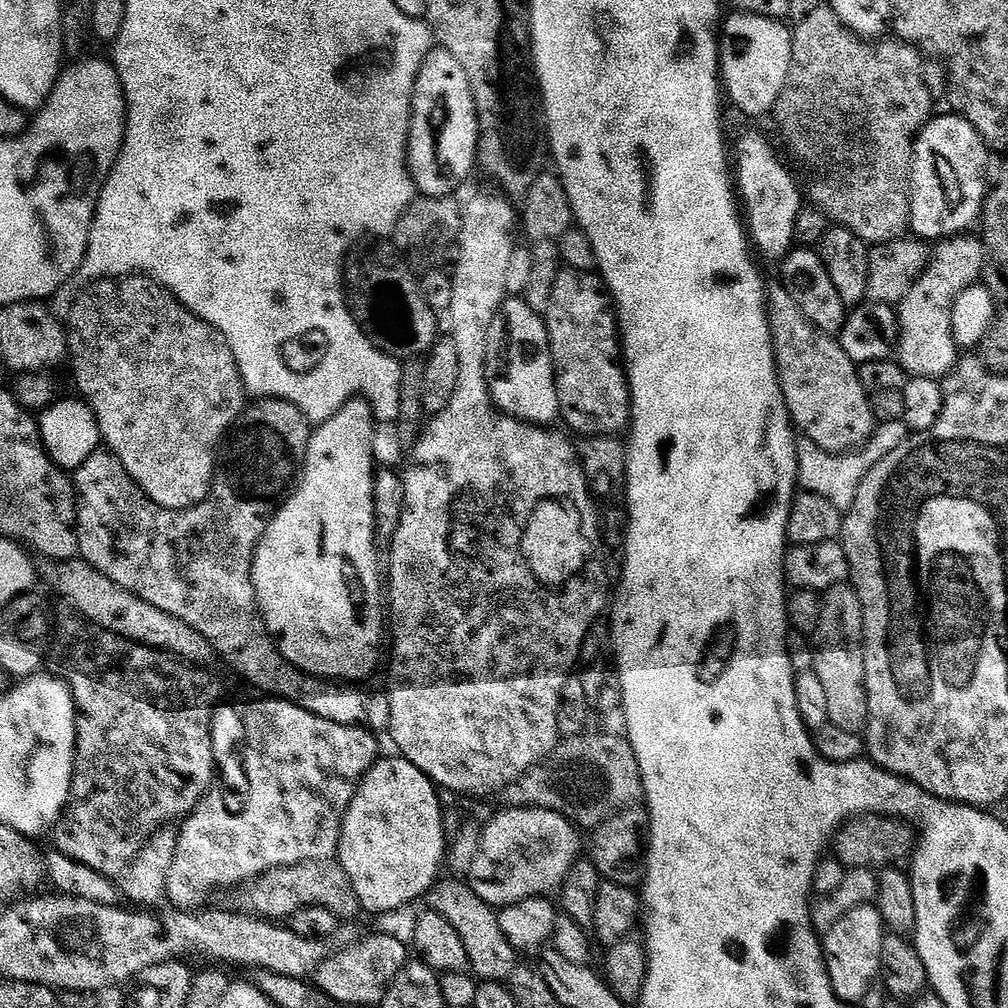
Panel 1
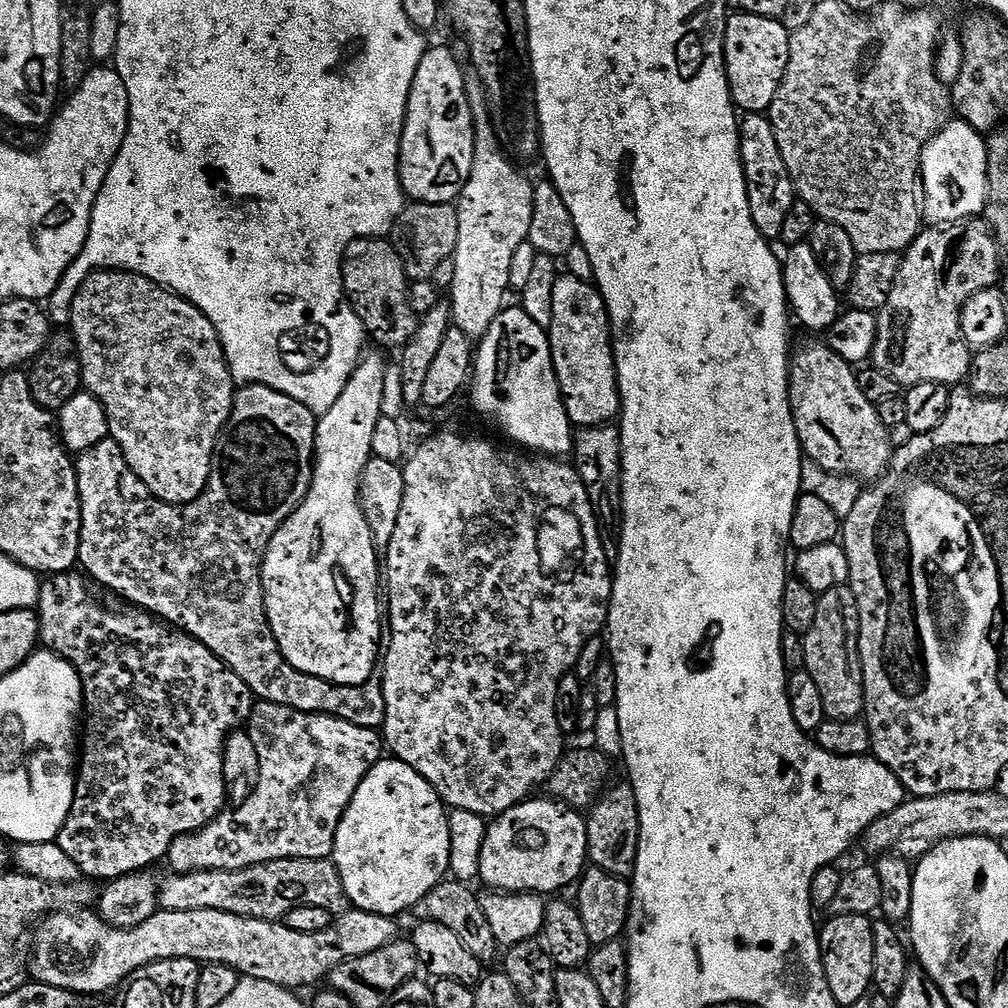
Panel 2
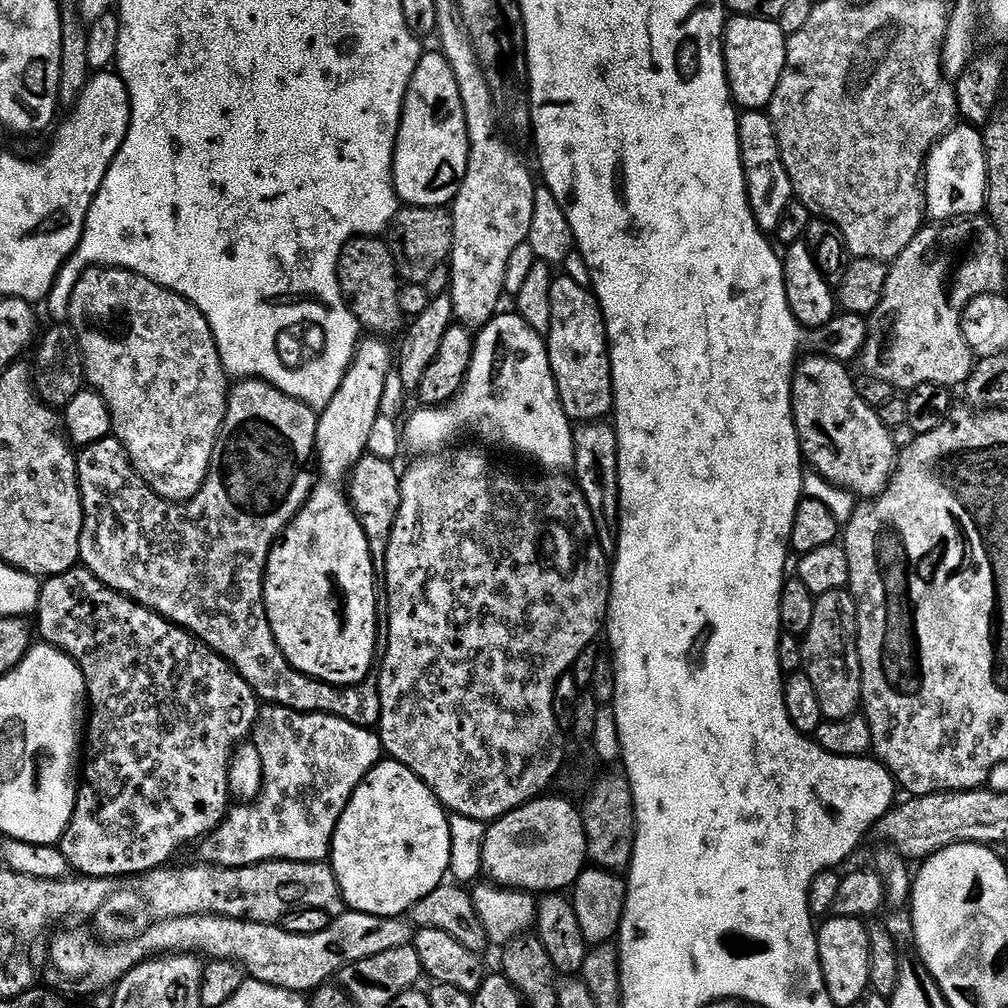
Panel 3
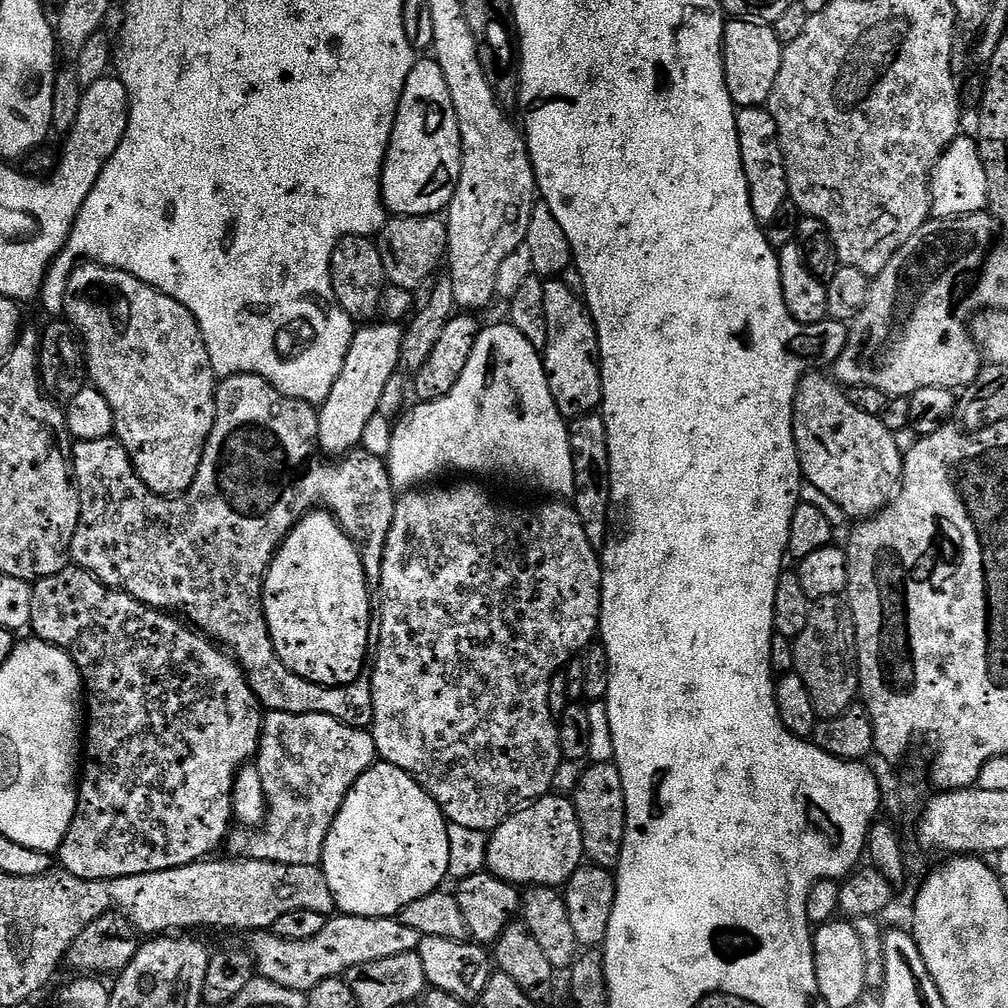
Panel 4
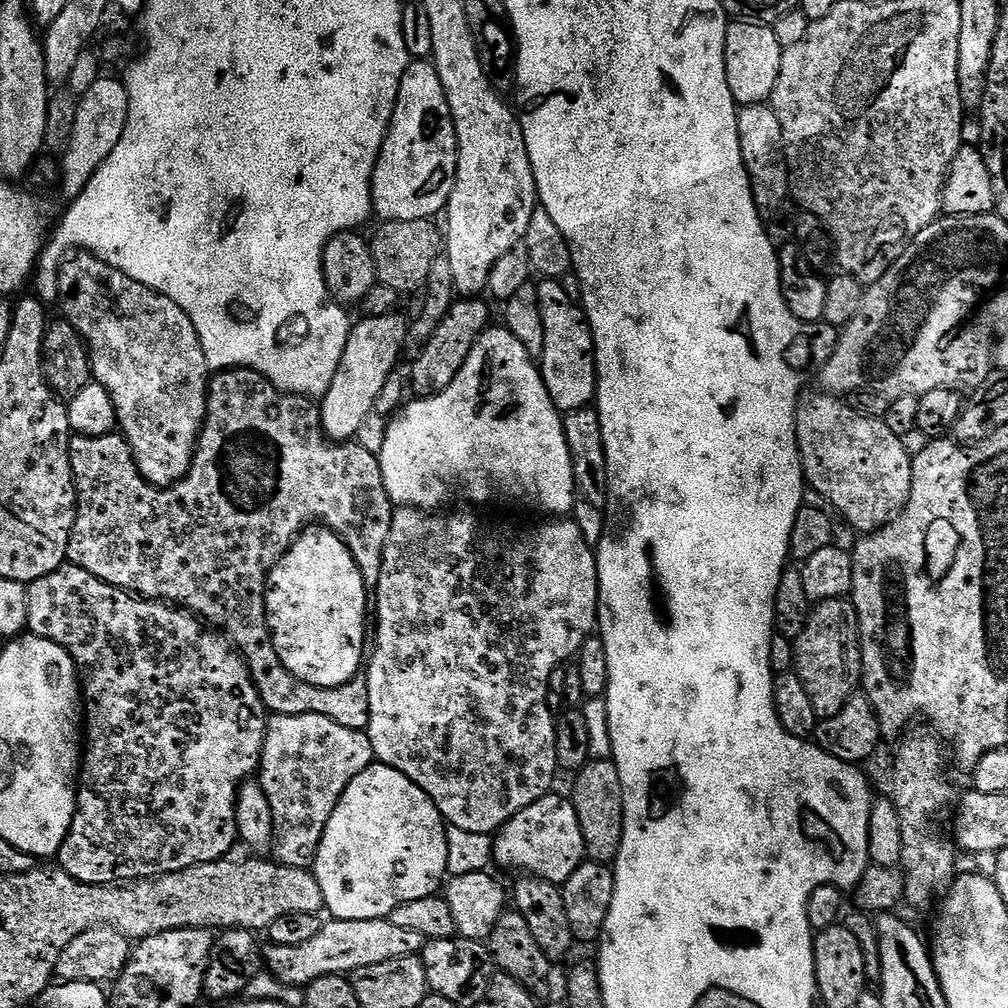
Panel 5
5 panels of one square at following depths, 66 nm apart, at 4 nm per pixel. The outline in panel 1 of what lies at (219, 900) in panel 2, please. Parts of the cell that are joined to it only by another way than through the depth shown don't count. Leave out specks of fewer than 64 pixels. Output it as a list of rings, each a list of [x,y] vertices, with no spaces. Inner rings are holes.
[[[335,859],[307,860],[294,866],[275,868],[243,885],[242,892],[243,907],[269,922],[283,921],[294,914],[294,910],[302,910],[302,906],[326,906],[326,910],[330,910],[330,914],[337,916],[341,922],[348,922],[362,912],[358,894],[354,894],[354,886],[346,870]]]

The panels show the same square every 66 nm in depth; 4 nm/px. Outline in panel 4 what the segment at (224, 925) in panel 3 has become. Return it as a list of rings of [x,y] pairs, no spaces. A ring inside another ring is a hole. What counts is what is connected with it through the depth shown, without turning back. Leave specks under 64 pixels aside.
[[[336,914],[314,934],[302,942],[290,942],[271,934],[264,934],[258,952],[258,972],[265,980],[278,982],[290,990],[311,992],[318,982],[343,977],[360,964],[378,962],[382,958],[394,958],[394,954],[415,952],[420,947],[422,937],[418,930],[410,930],[398,918],[379,916],[346,916]]]

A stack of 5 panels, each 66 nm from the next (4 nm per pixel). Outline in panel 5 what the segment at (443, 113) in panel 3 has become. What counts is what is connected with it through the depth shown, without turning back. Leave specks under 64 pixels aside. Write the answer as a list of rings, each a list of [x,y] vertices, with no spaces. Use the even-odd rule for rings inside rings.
[[[416,58],[408,65],[408,69],[402,74],[402,82],[398,86],[398,98],[394,106],[392,121],[388,127],[388,133],[384,135],[384,145],[376,156],[376,164],[373,166],[371,177],[371,204],[373,213],[381,221],[389,220],[432,220],[436,215],[443,213],[448,207],[448,199],[452,193],[452,180],[456,176],[456,131],[450,114],[450,106],[446,102],[446,90],[442,90],[442,80],[438,78],[436,65],[424,58]]]

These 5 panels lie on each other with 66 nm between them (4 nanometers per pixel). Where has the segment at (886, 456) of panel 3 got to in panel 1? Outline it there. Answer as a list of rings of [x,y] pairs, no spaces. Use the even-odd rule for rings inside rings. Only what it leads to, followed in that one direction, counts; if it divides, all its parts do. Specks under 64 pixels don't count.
[[[783,284],[767,285],[766,307],[776,376],[793,425],[827,452],[850,452],[861,447],[872,435],[874,421],[869,393],[864,393],[864,384],[856,373],[857,363],[847,356],[839,339],[828,336],[808,321],[794,298],[786,294]]]

